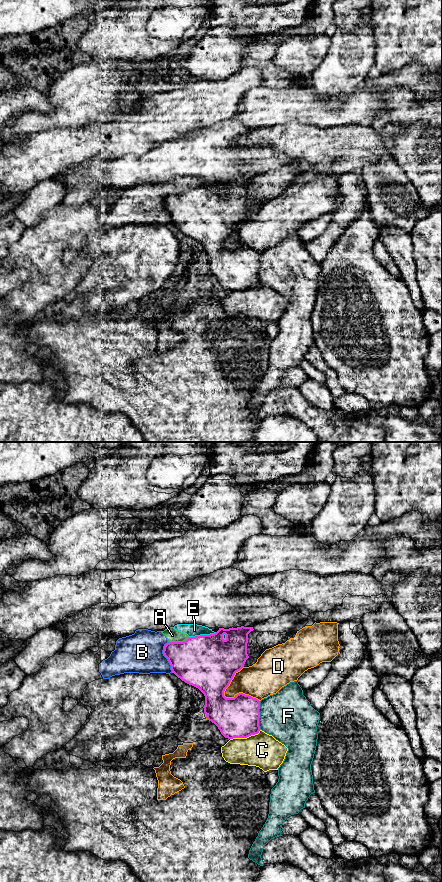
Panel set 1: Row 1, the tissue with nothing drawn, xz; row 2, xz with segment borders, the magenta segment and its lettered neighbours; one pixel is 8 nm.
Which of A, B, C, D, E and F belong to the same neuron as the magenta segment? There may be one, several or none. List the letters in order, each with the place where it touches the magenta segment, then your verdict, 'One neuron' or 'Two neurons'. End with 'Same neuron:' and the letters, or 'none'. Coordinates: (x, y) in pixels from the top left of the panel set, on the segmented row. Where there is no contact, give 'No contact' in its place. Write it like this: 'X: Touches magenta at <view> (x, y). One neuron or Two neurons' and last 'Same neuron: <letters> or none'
A: Touches magenta at xz (179, 642). Two neurons
B: Touches magenta at xz (165, 656). Two neurons
C: Touches magenta at xz (245, 737). Two neurons
D: Touches magenta at xz (227, 698). Two neurons
E: Touches magenta at xz (202, 635). Two neurons
F: Touches magenta at xz (259, 715). Two neurons
Same neuron: none

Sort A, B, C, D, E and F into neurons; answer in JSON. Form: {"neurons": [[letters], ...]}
{"neurons": [["A", "B", "E", "F"], ["C"], ["D"]]}

